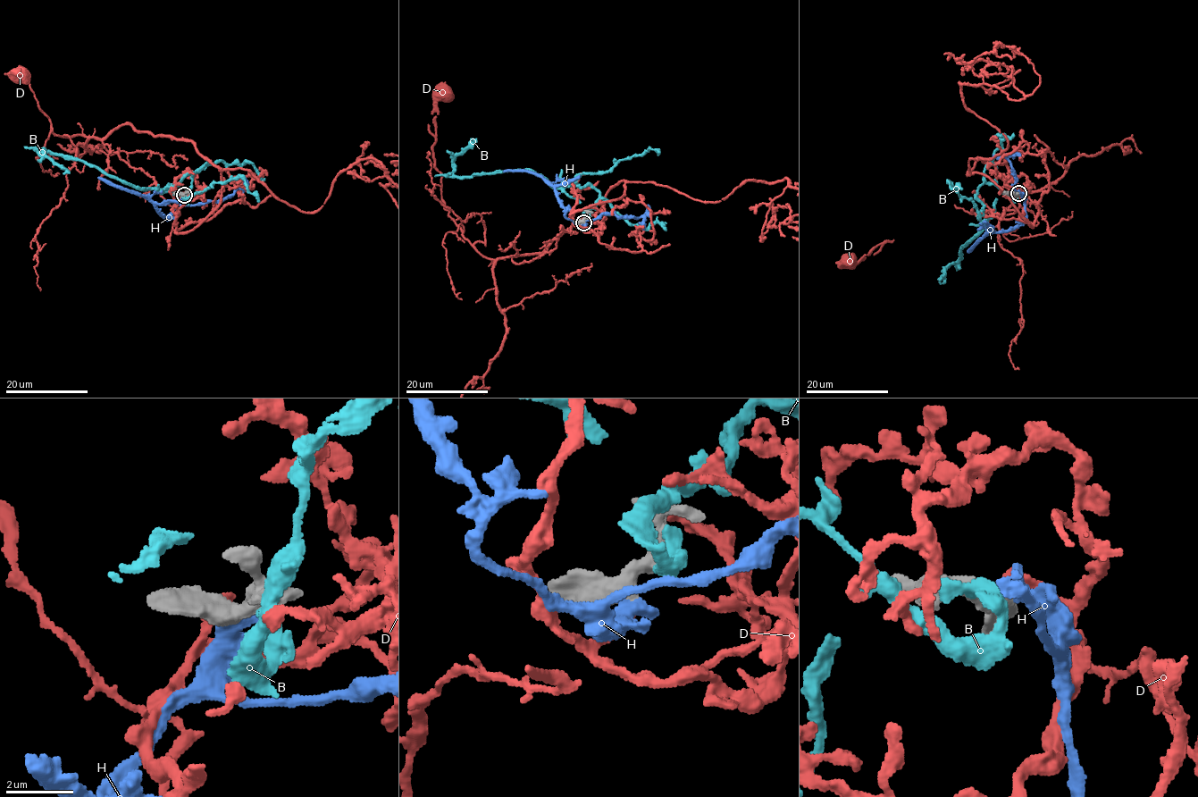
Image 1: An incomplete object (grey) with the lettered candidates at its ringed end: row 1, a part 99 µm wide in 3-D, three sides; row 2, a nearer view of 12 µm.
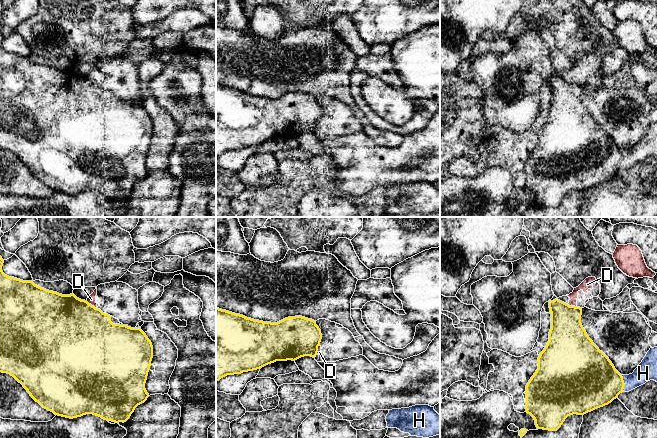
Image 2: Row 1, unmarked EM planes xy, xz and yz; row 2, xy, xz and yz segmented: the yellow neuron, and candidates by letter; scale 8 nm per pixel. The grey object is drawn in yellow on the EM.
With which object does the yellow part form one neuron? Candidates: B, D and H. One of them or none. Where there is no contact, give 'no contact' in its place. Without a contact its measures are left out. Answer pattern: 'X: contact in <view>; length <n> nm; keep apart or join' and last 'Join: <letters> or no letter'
B: no contact; keep apart
D: contact in xy; length 120 nm; keep apart
H: contact in yz; length 140 nm; join
Join: H

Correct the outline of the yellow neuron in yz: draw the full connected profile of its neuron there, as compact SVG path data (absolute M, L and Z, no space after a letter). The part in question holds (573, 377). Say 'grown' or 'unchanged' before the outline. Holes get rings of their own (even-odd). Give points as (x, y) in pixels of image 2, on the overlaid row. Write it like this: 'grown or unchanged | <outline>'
grown | M558 299L549 301L549 308L551 312L549 341L538 357L538 369L527 383L525 391L525 409L534 418L537 429L557 431L570 415L584 415L608 405L622 392L629 392L650 380L657 382L657 347L650 348L632 374L621 375L587 335L581 324L582 308L569 306Z

